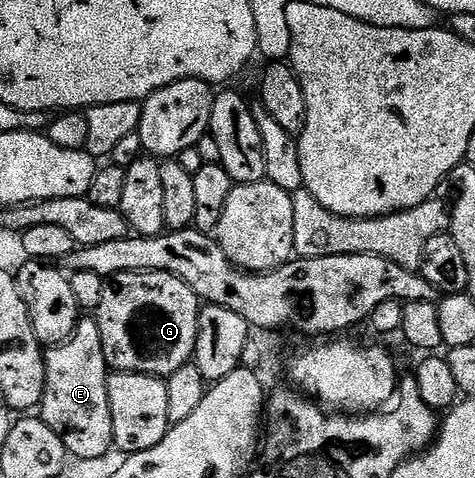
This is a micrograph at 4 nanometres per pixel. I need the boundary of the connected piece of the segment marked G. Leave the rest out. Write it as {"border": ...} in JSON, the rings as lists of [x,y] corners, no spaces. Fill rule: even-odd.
{"border":[[[122,272],[107,279],[102,292],[102,304],[94,312],[96,323],[102,332],[102,348],[113,371],[149,374],[155,378],[167,378],[187,362],[193,361],[198,340],[198,320],[202,303],[196,293],[178,276],[166,272]]]}

